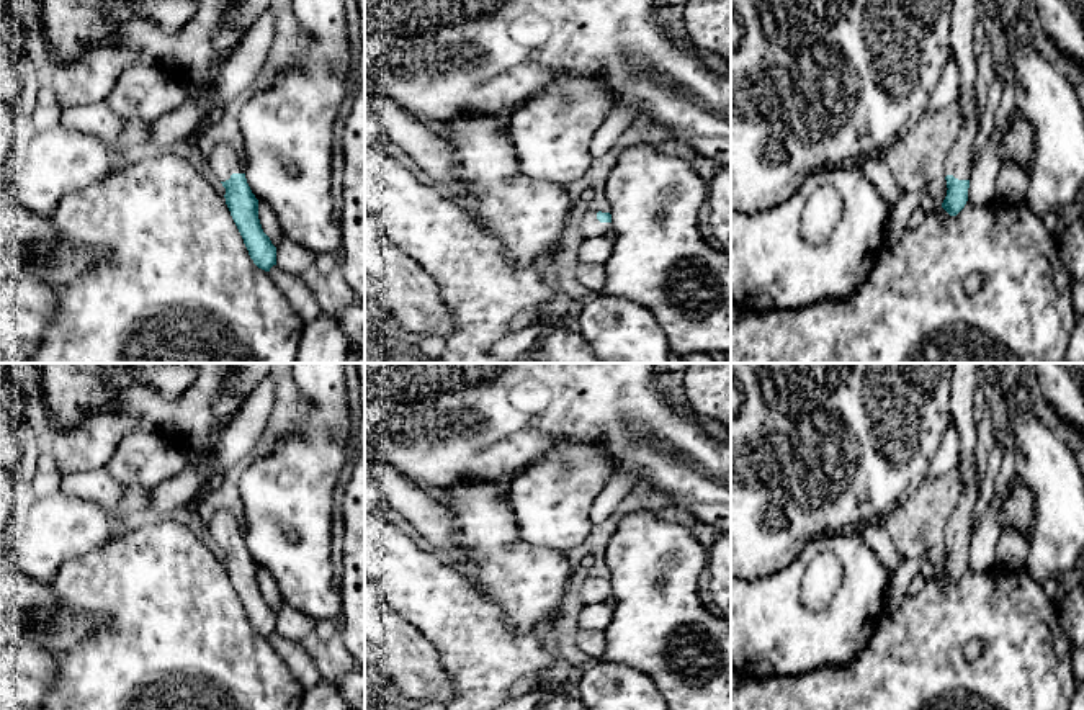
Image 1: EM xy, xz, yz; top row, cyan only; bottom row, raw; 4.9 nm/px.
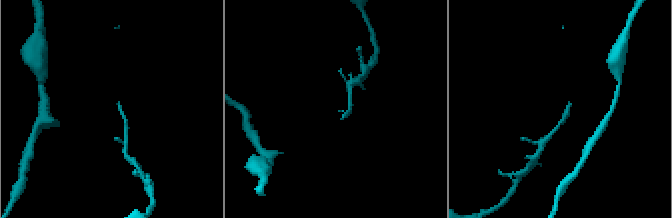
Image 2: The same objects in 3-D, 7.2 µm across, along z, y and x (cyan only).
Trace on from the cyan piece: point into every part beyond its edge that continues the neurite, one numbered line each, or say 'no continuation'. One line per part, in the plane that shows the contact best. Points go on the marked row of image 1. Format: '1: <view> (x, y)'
1: xy (223, 161)

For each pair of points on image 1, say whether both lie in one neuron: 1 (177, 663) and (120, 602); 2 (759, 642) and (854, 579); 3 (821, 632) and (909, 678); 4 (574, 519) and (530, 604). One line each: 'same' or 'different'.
1: same
2: same
3: different
4: different

